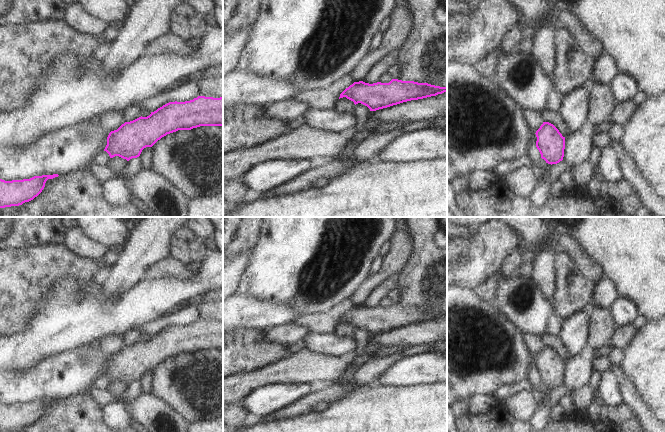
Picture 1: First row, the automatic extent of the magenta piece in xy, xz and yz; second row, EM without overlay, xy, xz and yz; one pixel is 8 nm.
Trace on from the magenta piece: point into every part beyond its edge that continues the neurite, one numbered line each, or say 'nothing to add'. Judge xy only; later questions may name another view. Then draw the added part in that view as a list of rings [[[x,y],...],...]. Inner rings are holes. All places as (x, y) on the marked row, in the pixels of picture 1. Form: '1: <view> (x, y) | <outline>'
nothing to add

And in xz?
nothing to add

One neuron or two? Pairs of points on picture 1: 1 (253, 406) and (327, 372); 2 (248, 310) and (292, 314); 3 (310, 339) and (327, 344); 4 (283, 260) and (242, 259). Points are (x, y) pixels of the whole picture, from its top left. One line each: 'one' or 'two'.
1: two
2: one
3: one
4: two

